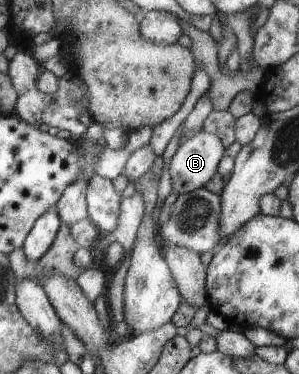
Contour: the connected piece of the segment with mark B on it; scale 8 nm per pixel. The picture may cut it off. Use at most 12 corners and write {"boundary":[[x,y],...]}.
{"boundary":[[202,129],[169,163],[172,189],[186,194],[218,173],[225,150]]}

